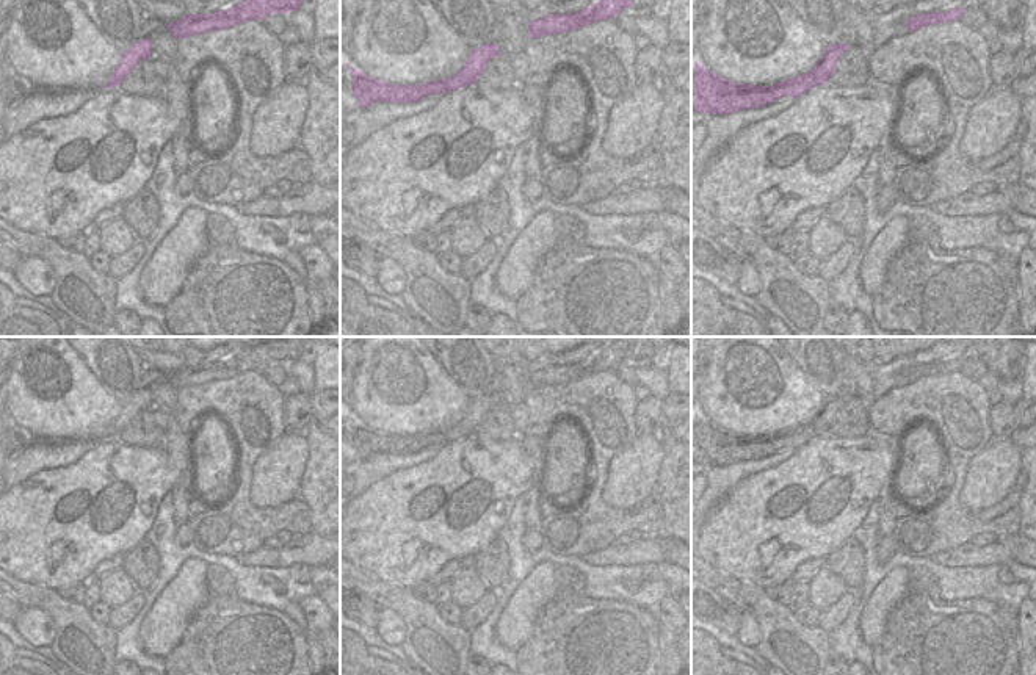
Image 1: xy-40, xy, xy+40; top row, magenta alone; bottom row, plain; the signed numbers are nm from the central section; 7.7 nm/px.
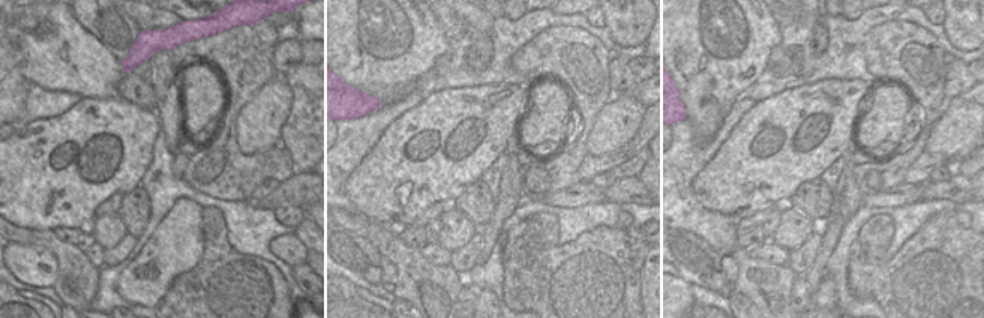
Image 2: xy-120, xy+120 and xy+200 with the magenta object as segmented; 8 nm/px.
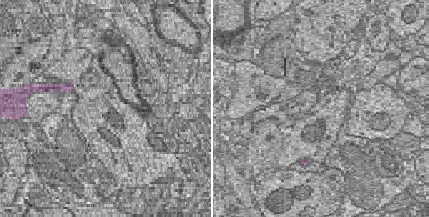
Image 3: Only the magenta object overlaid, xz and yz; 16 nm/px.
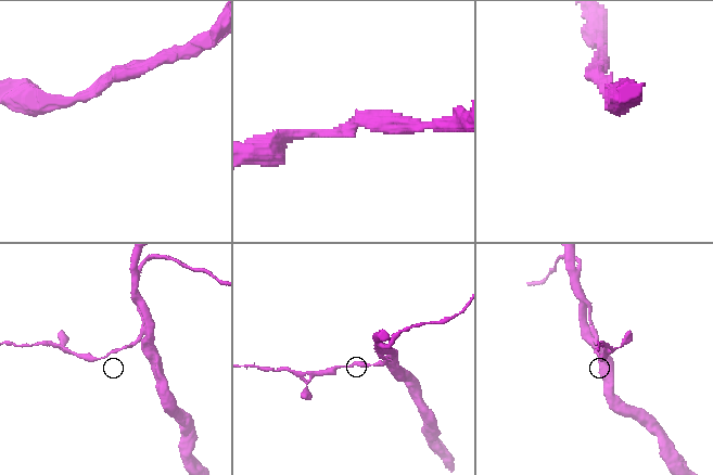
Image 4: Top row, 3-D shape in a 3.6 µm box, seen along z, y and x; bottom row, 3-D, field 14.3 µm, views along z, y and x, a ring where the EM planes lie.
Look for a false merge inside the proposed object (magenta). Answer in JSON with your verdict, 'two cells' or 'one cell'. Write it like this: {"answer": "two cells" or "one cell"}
{"answer": "one cell"}

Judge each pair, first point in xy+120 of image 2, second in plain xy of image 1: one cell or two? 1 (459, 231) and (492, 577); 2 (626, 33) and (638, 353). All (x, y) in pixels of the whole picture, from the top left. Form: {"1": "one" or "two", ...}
{"1": "two", "2": "one"}

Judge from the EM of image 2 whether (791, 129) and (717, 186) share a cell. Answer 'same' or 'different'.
same

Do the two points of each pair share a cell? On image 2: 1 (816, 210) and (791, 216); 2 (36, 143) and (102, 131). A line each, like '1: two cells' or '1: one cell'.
1: two cells
2: one cell

